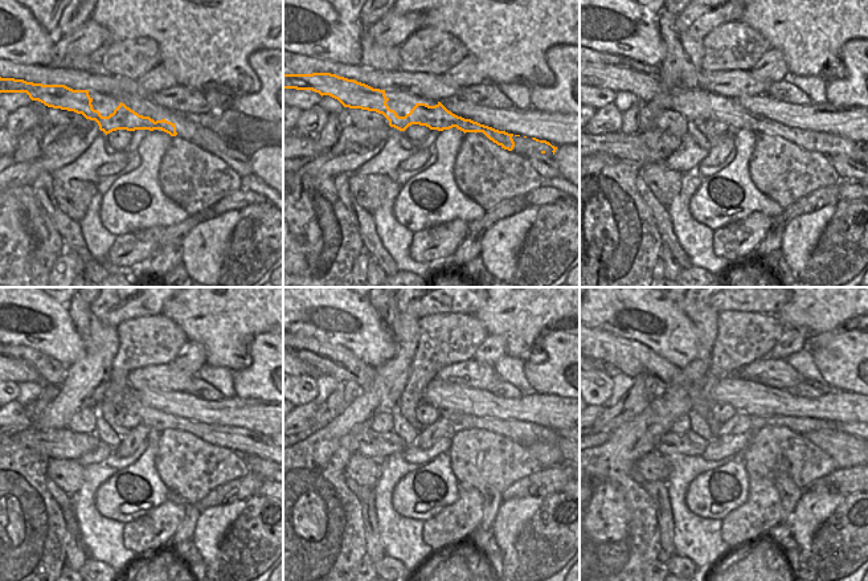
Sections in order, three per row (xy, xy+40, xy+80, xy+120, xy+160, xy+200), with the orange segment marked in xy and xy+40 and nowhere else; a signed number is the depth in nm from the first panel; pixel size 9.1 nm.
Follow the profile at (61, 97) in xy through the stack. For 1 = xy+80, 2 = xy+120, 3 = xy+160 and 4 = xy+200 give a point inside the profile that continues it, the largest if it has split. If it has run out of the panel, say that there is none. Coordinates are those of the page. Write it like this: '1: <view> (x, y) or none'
1: xy+80 (737, 118)
2: xy+120 (256, 444)
3: xy+160 (524, 433)
4: xy+200 (802, 425)

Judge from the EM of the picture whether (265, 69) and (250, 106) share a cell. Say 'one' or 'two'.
one

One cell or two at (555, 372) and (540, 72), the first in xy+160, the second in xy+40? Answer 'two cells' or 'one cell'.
two cells

